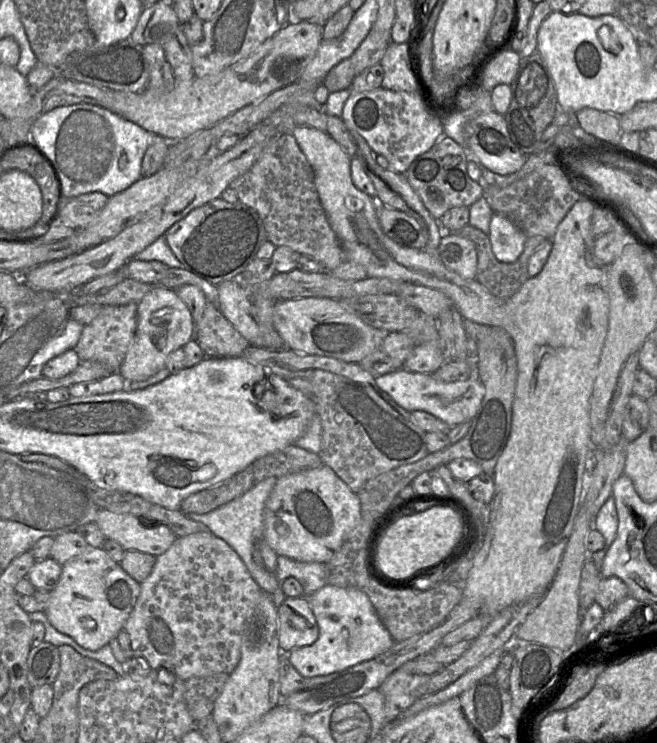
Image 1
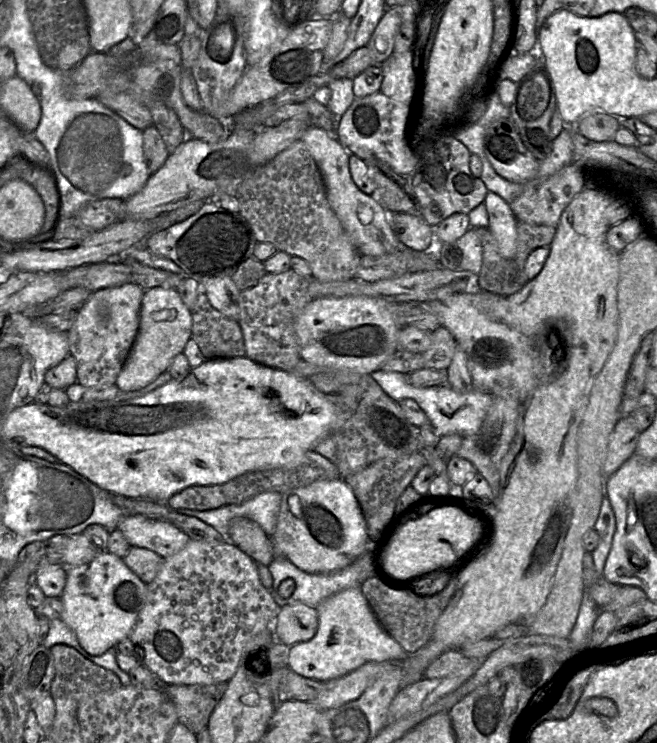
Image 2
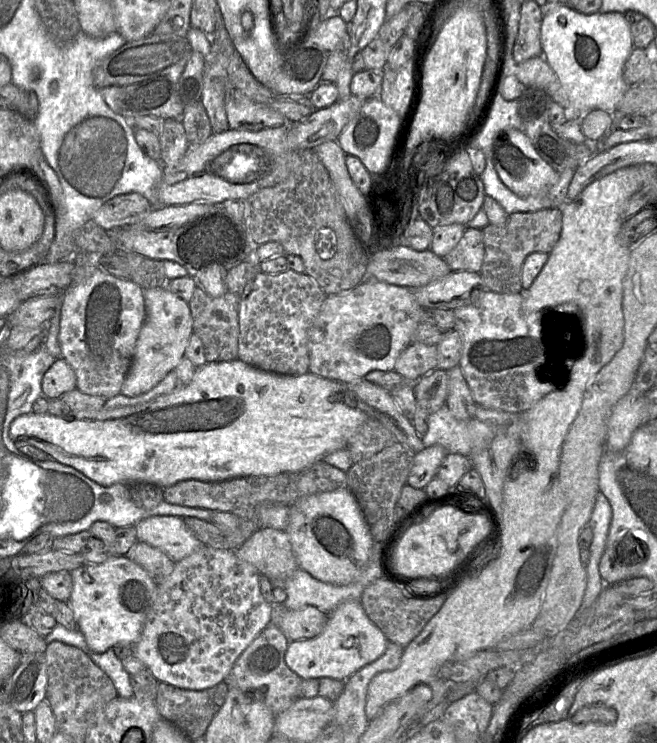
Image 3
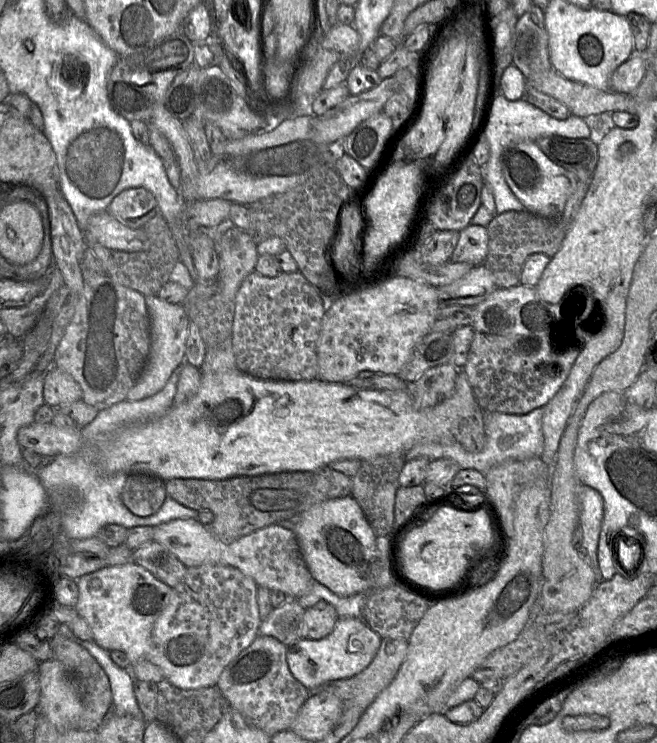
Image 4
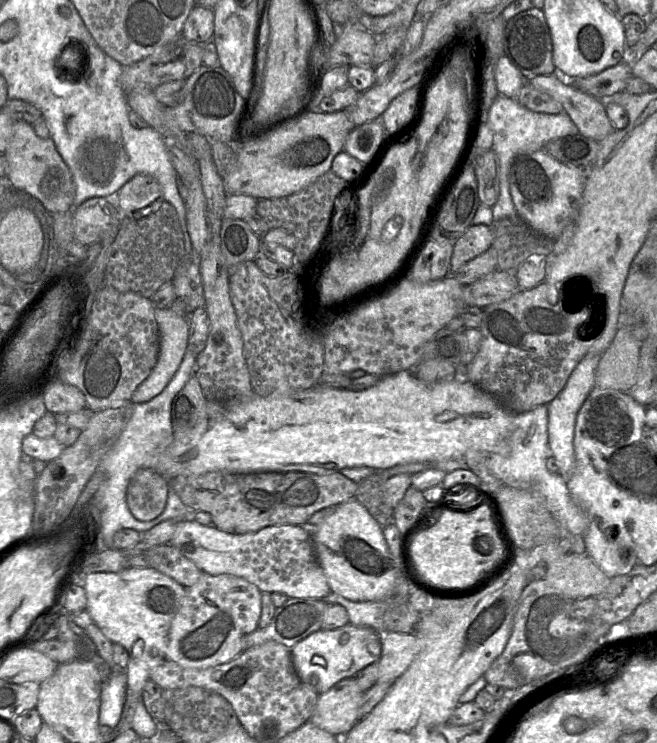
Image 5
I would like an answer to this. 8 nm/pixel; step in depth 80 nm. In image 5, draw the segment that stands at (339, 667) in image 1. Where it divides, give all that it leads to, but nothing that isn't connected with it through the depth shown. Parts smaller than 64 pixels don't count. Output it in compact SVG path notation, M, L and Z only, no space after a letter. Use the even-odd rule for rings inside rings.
M351 623L333 630L320 629L294 645L291 655L298 677L320 695L379 660L381 633Z

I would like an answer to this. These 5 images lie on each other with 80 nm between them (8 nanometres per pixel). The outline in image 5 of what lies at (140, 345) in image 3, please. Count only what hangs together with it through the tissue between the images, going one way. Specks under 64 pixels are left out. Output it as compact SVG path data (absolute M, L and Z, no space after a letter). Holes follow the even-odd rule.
M155 308L159 327L159 355L150 375L137 387L130 398L133 404L147 402L168 385L178 370L188 349L189 320L170 308Z

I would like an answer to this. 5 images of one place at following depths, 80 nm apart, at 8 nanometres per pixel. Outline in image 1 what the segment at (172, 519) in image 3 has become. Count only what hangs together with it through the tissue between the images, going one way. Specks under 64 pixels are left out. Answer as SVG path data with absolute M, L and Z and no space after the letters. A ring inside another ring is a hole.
M99 509L95 523L107 539L118 542L125 551L136 550L155 557L166 552L178 538L166 525L151 523L130 513L117 513Z

